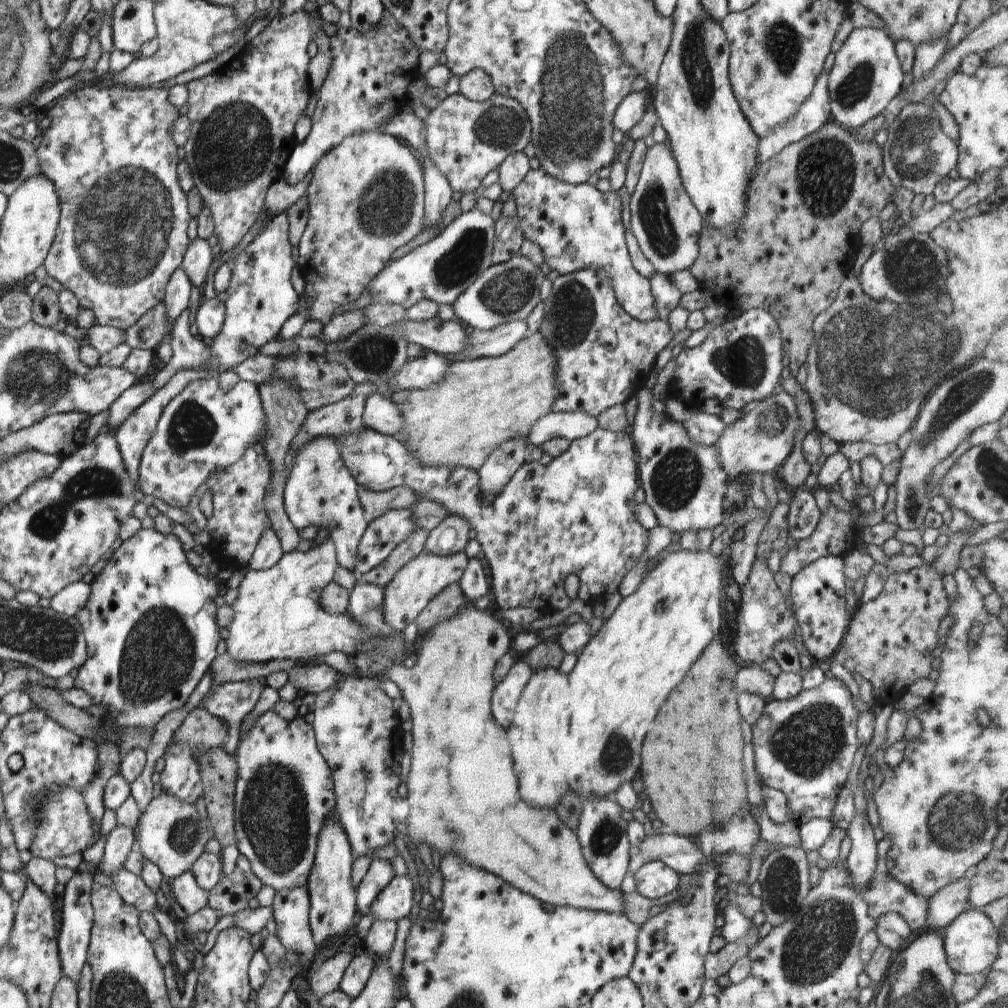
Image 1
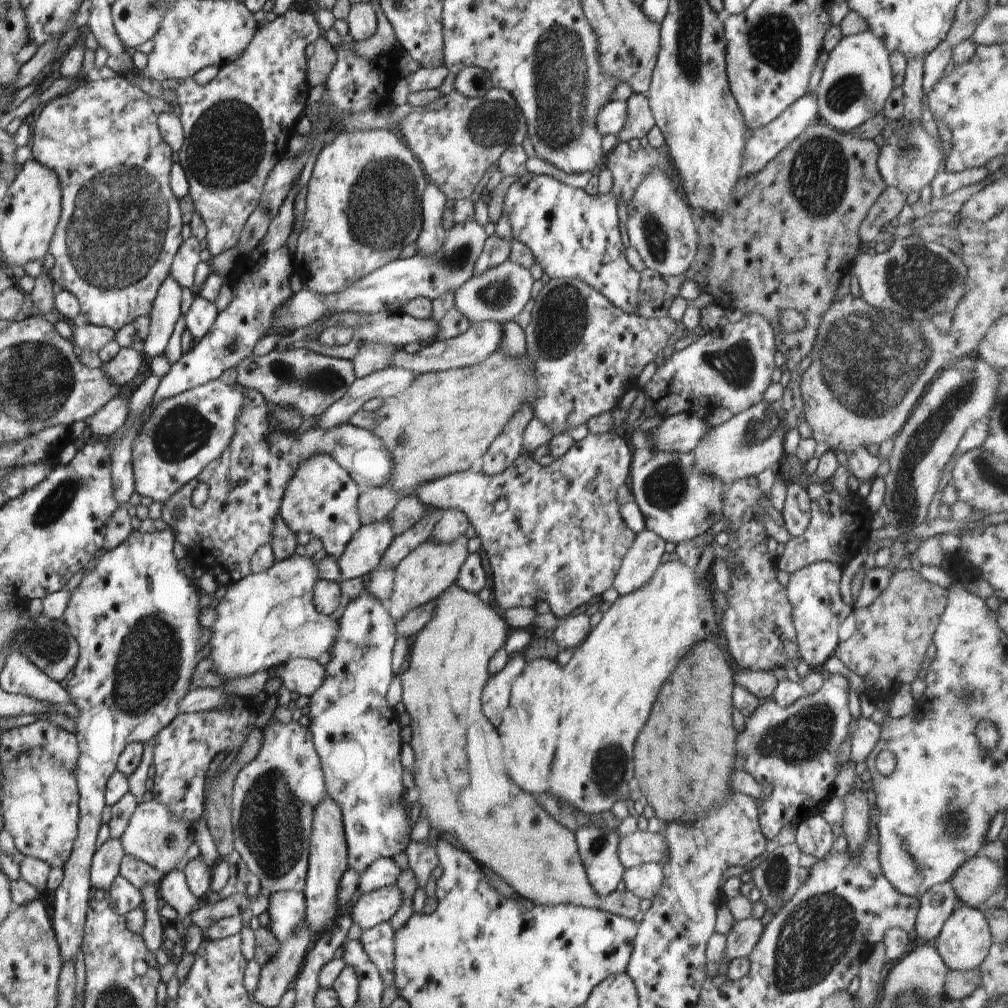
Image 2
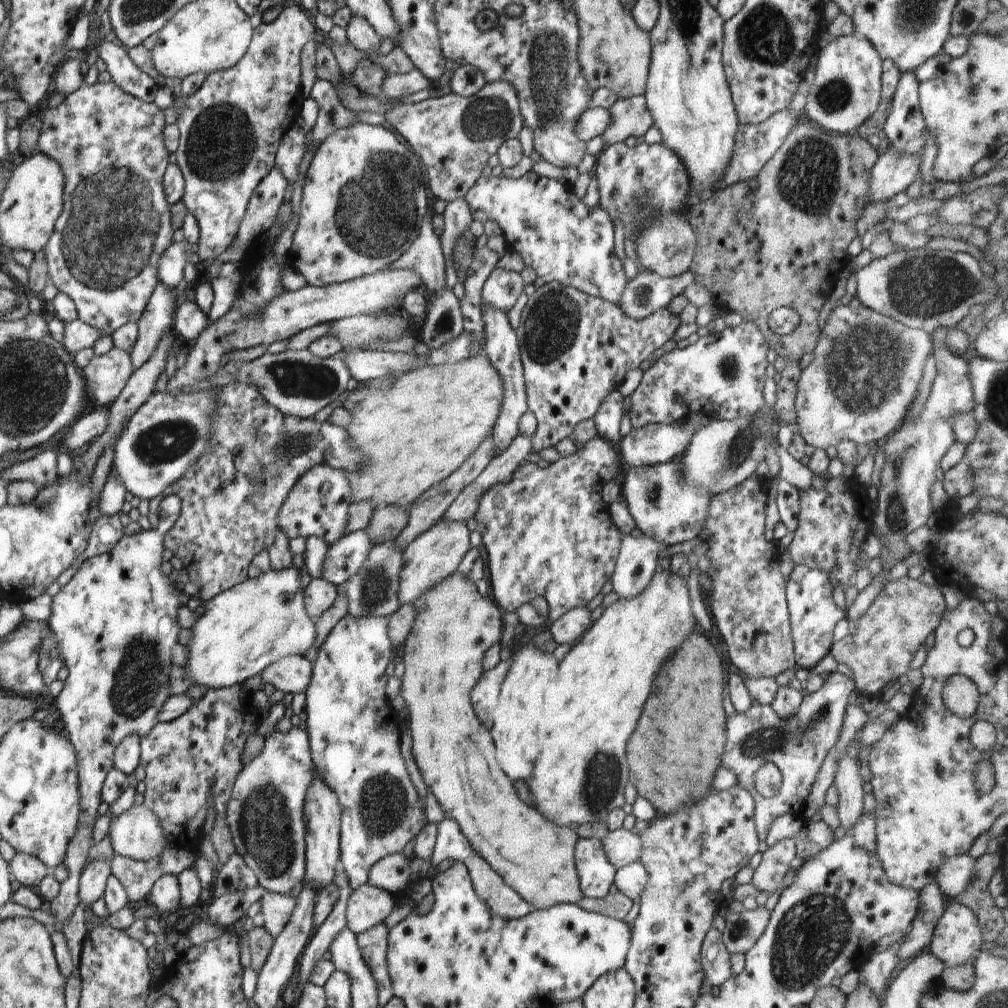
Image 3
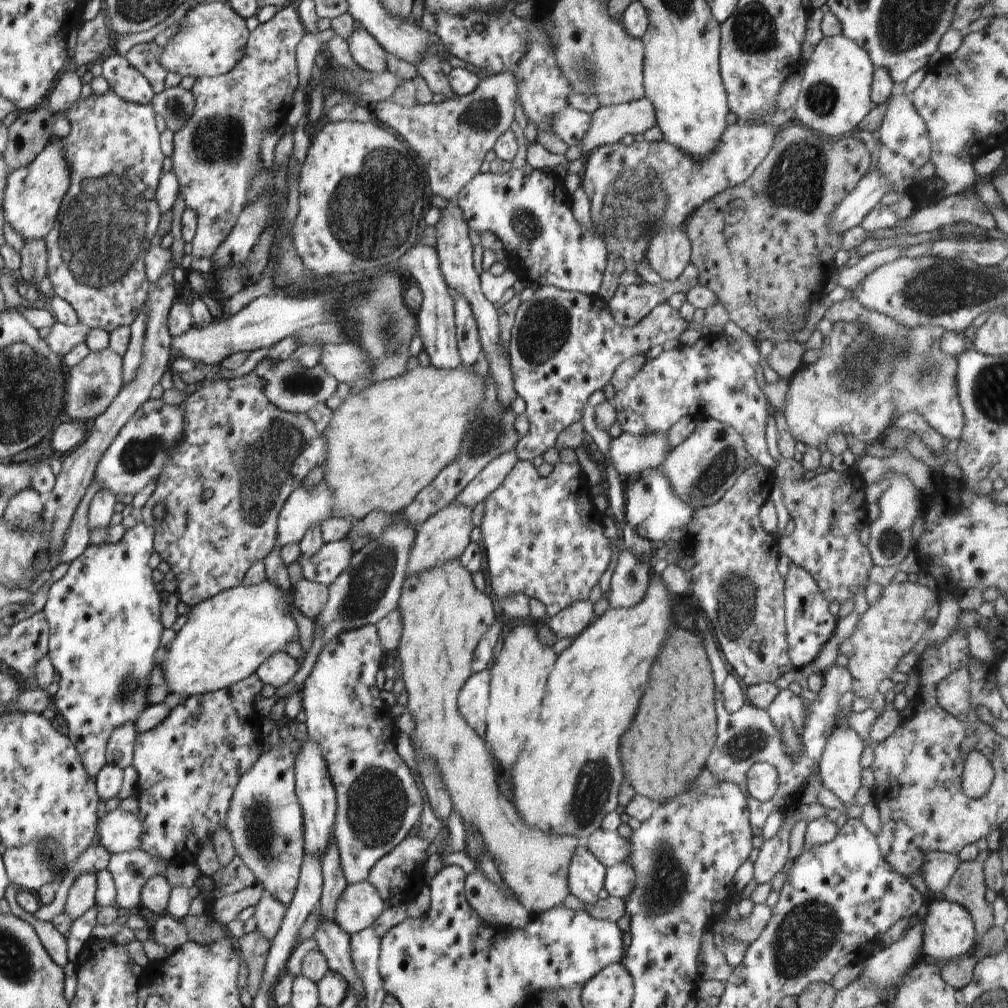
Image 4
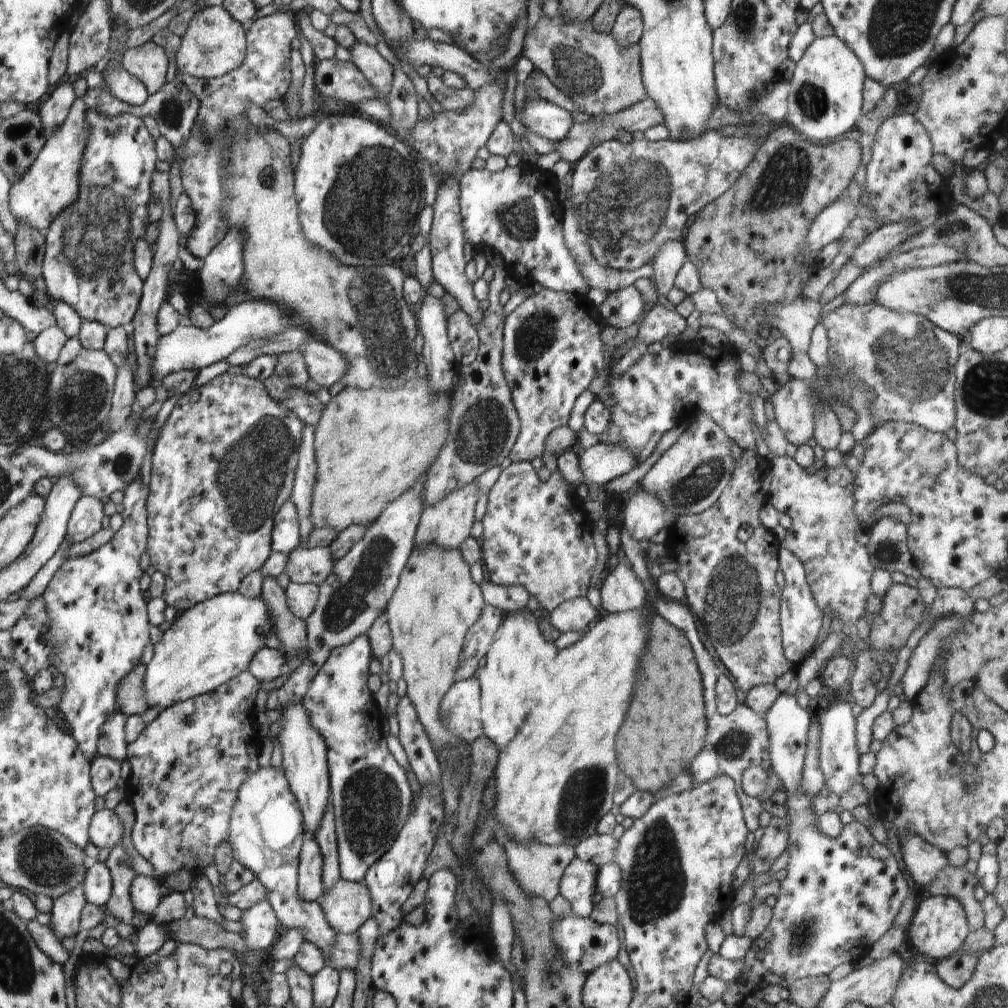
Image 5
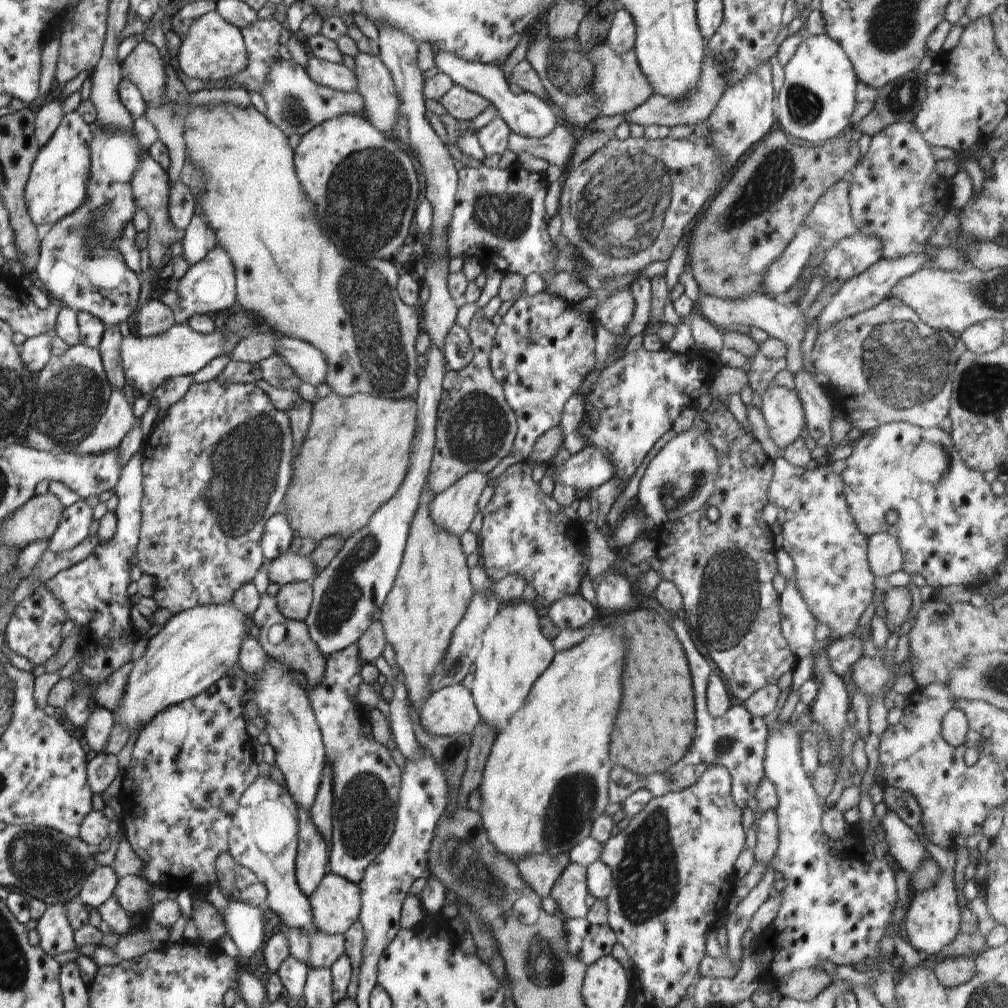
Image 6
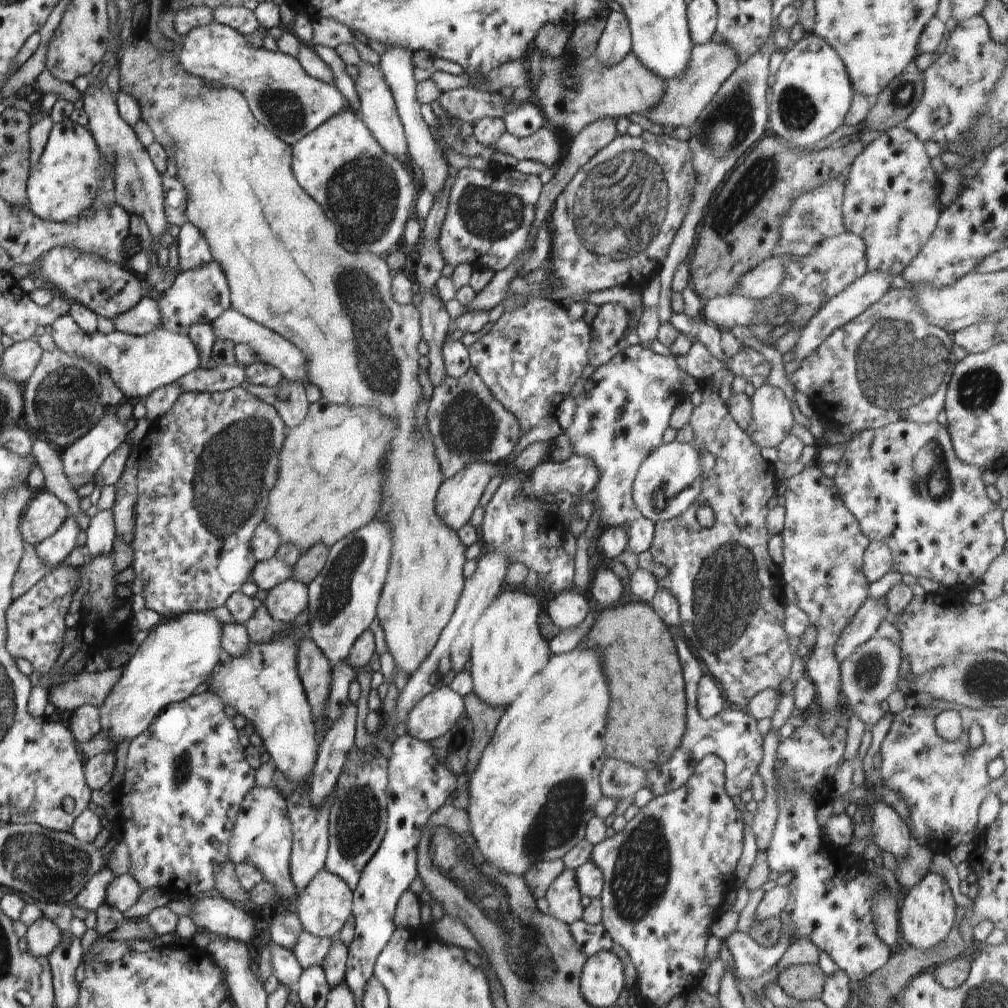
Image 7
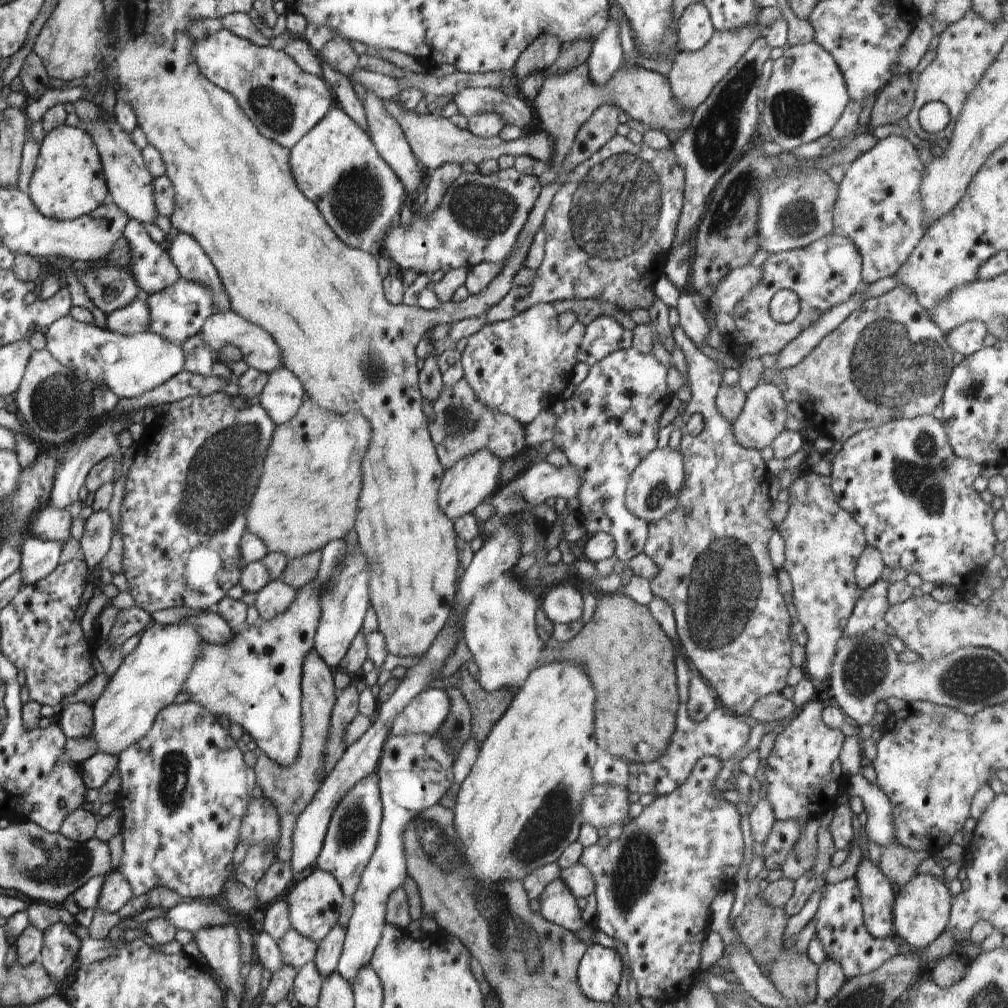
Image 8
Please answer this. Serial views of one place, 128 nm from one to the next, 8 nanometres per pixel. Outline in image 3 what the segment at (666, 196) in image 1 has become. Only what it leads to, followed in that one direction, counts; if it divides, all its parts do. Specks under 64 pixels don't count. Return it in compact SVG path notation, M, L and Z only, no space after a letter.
M674 213L659 216L648 228L636 236L638 261L646 270L651 270L664 278L676 277L688 271L696 254L696 235L684 215Z

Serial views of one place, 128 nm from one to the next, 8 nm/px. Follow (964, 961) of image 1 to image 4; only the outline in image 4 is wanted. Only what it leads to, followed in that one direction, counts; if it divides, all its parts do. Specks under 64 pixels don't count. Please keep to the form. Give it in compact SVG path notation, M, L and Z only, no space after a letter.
M945 899L937 900L926 909L926 912L922 951L924 954L934 960L948 963L972 953L976 944L975 925L972 916L960 904Z

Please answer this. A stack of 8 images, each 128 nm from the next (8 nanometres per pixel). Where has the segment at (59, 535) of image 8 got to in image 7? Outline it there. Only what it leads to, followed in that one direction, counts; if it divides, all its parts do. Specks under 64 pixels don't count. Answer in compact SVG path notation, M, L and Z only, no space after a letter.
M34 493L21 515L21 536L33 547L56 534L68 519L68 508L54 493Z

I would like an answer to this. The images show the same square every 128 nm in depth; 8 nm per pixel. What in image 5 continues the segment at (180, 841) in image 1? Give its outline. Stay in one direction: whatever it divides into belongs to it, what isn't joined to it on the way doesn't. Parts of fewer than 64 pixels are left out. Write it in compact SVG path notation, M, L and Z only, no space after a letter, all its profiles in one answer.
M104 808L92 816L88 826L88 840L98 848L114 848L118 840L124 836L124 826L122 820L118 818L116 812Z

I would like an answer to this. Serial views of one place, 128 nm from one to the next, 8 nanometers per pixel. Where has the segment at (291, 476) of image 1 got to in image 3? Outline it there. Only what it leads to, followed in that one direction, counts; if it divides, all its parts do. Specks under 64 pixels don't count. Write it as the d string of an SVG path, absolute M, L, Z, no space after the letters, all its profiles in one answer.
M325 464L316 465L299 478L288 493L278 513L279 528L289 539L318 536L326 544L334 544L346 534L350 496L352 488L343 470L334 470Z

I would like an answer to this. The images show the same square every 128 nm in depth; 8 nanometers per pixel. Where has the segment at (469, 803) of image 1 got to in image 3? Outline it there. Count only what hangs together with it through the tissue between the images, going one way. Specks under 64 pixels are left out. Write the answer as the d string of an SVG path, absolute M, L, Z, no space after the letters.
M458 570L418 596L412 606L417 612L412 630L404 642L405 672L401 678L401 688L410 715L410 730L414 740L412 756L425 784L430 787L430 792L434 794L445 816L456 820L471 847L528 904L535 909L547 909L557 904L580 902L584 894L580 890L574 864L579 836L571 828L552 824L536 808L520 800L512 781L496 762L496 748L490 730L482 726L472 710L470 690L482 678L484 652L500 643L502 610L489 598L480 596L475 583L465 579Z

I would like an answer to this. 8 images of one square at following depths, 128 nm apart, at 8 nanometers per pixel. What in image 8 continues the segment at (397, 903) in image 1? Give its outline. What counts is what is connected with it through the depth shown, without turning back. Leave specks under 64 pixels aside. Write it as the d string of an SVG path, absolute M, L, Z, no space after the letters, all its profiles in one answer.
M316 869L308 877L293 884L291 890L286 892L285 899L288 903L290 927L294 928L298 934L302 934L304 938L320 943L327 932L330 932L330 928L338 923L344 894L342 894L342 888L332 873Z

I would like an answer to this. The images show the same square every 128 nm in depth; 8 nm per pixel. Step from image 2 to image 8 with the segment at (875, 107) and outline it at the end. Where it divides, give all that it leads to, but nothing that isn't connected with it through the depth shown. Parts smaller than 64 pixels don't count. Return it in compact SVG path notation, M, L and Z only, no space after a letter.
M815 40L784 50L782 56L774 60L771 74L763 87L766 94L761 103L761 120L767 128L770 141L776 142L782 151L791 151L829 134L851 99L838 64Z

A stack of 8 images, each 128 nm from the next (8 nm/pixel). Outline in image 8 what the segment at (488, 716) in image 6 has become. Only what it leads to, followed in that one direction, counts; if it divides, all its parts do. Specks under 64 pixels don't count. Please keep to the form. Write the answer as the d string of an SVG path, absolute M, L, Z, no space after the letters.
M513 571L498 576L480 590L464 612L464 642L478 665L476 681L486 692L511 689L524 684L530 672L538 666L545 643L536 633L534 620L538 604L525 581Z

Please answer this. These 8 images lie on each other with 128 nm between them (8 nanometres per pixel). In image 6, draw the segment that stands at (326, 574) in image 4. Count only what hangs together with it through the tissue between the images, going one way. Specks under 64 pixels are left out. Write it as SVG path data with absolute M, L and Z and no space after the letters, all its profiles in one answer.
M294 552L281 554L267 568L269 582L280 586L293 582L311 583L318 573L310 556L298 556Z

